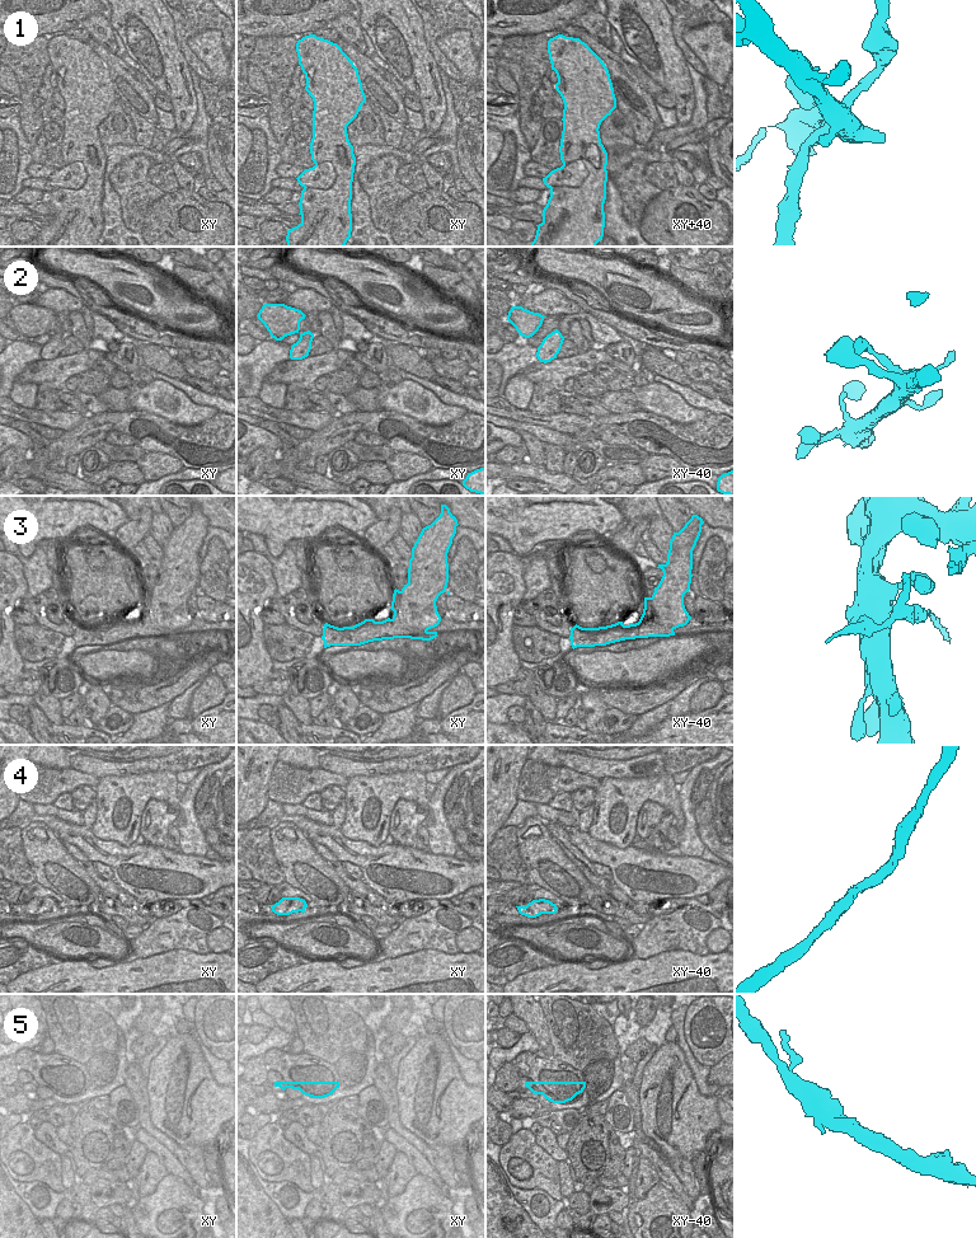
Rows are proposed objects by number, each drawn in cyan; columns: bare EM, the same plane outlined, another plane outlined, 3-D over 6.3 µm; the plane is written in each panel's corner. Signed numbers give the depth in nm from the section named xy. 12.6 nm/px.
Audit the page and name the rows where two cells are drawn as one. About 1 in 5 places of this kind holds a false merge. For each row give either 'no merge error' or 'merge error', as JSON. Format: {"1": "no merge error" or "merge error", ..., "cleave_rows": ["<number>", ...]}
{"1": "merge error", "2": "no merge error", "3": "merge error", "4": "no merge error", "5": "no merge error", "cleave_rows": ["1", "3"]}

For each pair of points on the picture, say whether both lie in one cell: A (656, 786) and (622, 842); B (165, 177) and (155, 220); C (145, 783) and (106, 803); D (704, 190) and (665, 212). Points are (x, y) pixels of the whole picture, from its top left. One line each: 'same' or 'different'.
A: same
B: different
C: same
D: different

